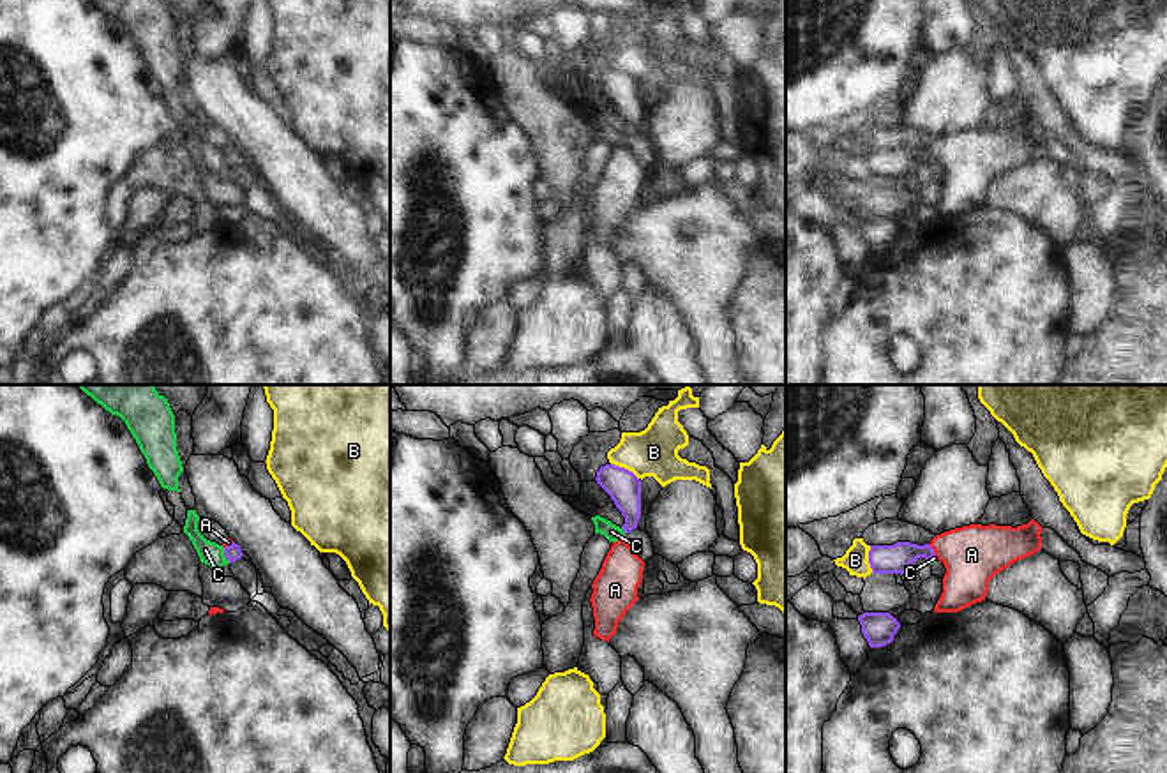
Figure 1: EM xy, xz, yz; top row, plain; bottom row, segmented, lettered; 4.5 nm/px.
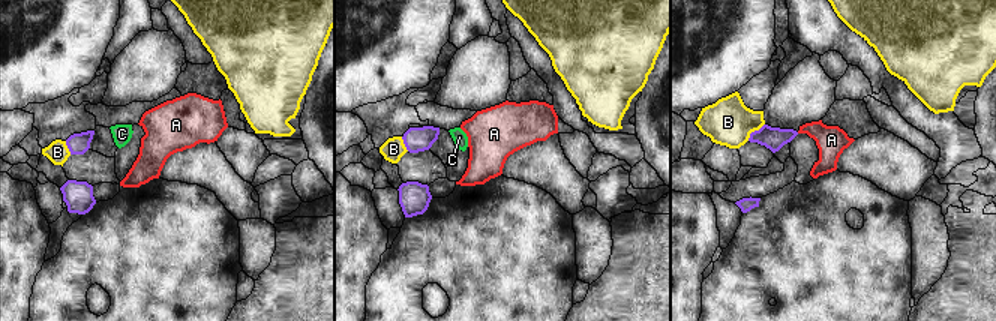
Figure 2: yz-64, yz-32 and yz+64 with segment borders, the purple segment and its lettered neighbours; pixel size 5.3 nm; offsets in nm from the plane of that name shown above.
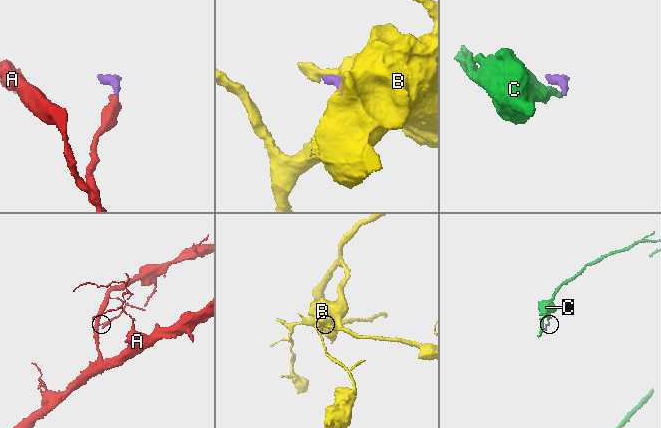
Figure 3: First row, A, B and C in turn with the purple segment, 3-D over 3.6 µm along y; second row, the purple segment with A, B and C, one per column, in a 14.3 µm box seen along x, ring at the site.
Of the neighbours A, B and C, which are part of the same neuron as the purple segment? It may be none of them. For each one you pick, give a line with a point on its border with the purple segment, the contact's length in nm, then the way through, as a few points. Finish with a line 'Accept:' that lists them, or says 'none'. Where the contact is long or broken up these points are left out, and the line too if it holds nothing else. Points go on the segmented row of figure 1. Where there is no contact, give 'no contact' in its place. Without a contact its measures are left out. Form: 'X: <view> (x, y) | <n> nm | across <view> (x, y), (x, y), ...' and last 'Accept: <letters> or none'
A: yz (933, 549) | 70 nm | across yz (897, 558), (904, 553), (933, 549), (961, 549), (971, 555)
Accept: A

